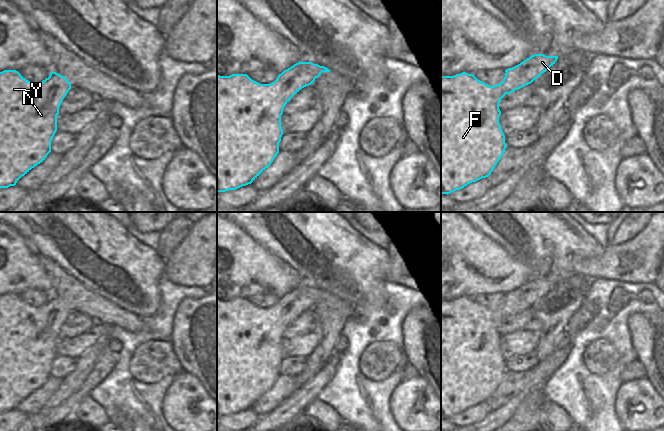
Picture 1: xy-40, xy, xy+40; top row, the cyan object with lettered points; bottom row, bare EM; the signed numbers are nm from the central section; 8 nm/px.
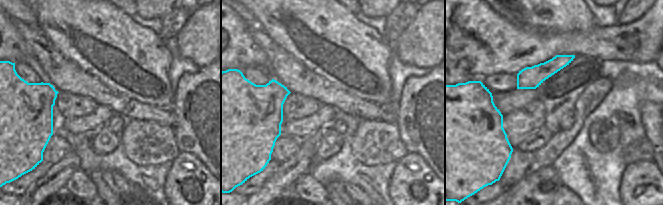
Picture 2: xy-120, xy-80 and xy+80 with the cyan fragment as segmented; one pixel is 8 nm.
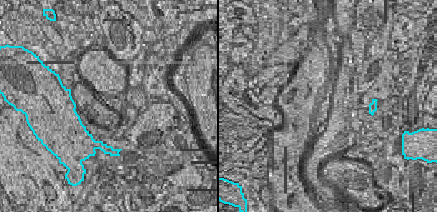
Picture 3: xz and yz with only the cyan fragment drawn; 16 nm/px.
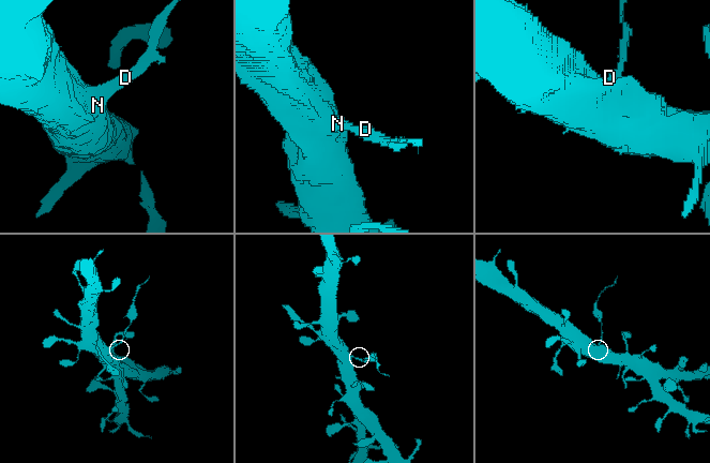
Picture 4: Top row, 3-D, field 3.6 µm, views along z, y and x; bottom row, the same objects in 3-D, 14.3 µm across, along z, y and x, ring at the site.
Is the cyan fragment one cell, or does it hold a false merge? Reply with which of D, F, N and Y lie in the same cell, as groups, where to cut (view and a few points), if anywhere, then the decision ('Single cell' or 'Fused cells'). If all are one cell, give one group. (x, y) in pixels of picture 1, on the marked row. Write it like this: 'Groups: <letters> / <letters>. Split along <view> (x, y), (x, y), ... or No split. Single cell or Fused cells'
Groups: D / F N Y. Split along xy (281, 73), (290, 77), (285, 86), (293, 95). Fused cells.

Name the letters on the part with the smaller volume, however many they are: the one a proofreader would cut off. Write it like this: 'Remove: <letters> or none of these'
Remove: D.

